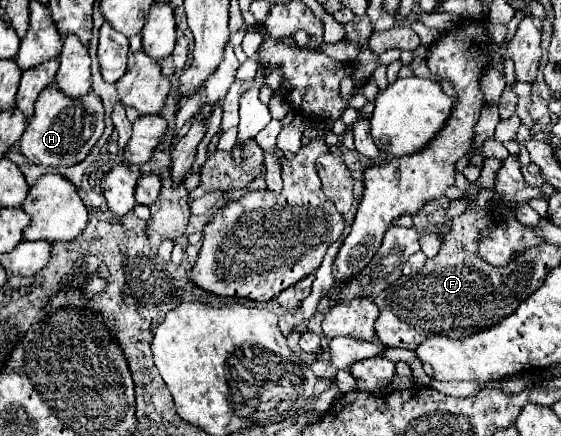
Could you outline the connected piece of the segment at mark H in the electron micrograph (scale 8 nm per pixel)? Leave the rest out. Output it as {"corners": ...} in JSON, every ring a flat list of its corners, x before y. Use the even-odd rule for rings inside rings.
{"corners":[[56,82,44,88,36,102,36,112,30,118,26,132,20,138,20,150,32,164,42,166,72,166,82,162,90,148,104,132,104,108,100,96,88,92,84,98,66,96]]}

